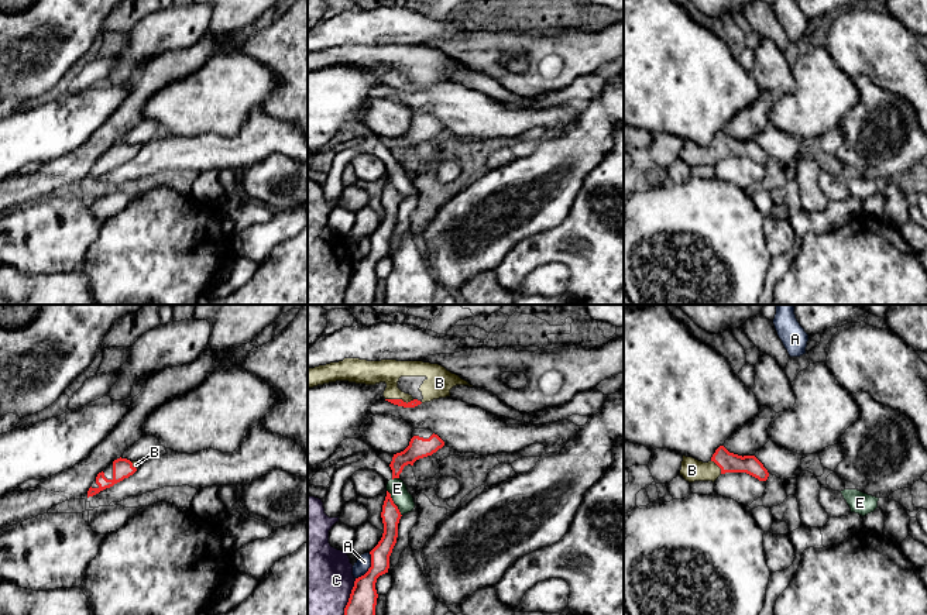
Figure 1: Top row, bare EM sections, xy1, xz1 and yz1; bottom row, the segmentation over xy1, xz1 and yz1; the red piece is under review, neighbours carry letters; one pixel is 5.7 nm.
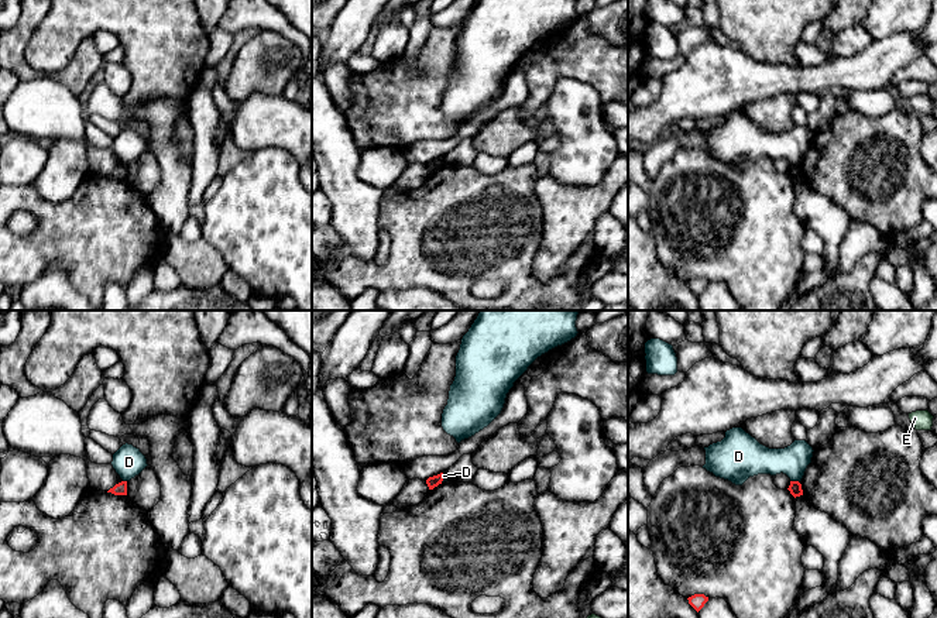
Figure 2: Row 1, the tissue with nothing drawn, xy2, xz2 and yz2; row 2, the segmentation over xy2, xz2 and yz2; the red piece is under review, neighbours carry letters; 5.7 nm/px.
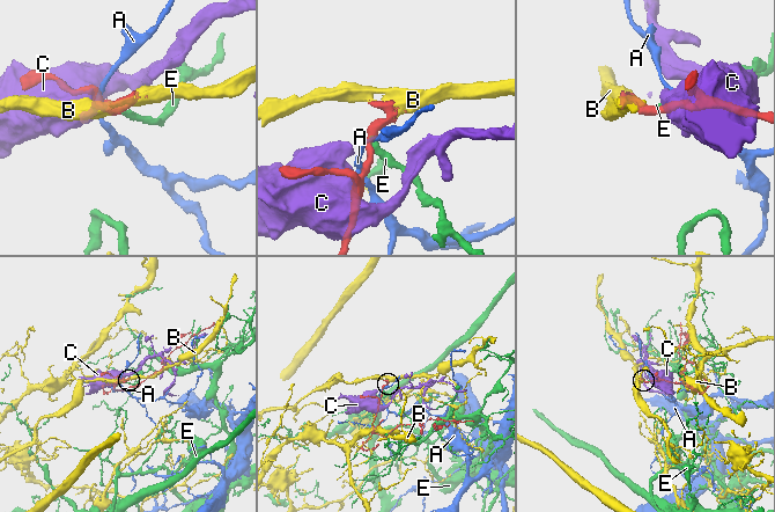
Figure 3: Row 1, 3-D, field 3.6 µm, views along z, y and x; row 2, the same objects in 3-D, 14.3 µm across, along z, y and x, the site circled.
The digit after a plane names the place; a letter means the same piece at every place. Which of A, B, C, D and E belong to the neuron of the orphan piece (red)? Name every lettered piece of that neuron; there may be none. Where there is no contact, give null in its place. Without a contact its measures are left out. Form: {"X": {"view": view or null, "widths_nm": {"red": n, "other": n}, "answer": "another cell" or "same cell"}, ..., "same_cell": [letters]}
{"A": {"view": "xz1", "widths_nm": {"red": 170, "other": 80}, "answer": "another cell"}, "B": {"view": "xz1", "widths_nm": {"red": 50, "other": 150}, "answer": "same cell"}, "C": {"view": "xz1", "widths_nm": {"red": 170, "other": 500}, "answer": "another cell"}, "D": {"view": "yz2", "widths_nm": {"red": 70, "other": 170}, "answer": "another cell"}, "E": {"view": "xz1", "widths_nm": {"red": 110, "other": 100}, "answer": "another cell"}, "same_cell": ["B"]}

